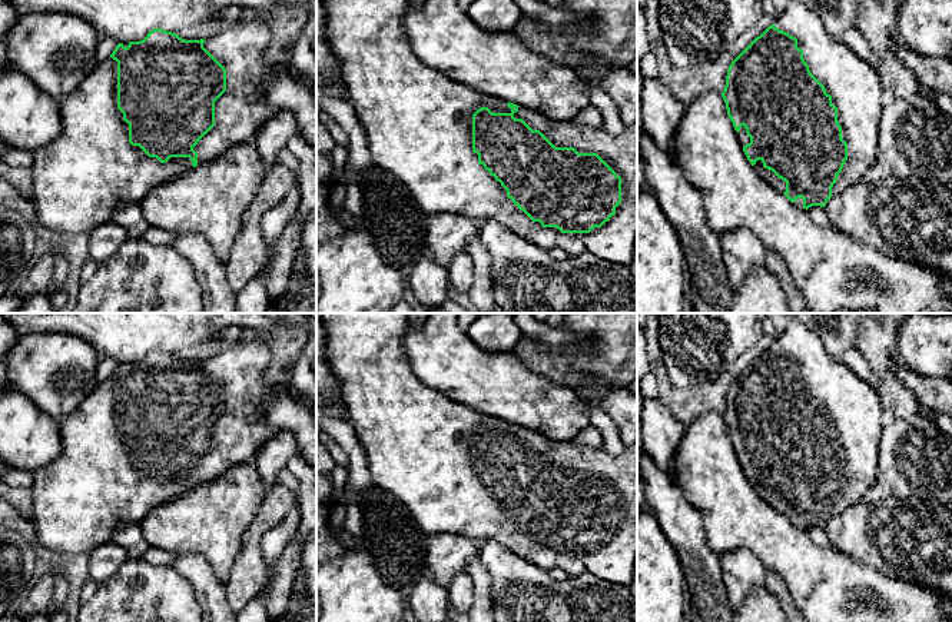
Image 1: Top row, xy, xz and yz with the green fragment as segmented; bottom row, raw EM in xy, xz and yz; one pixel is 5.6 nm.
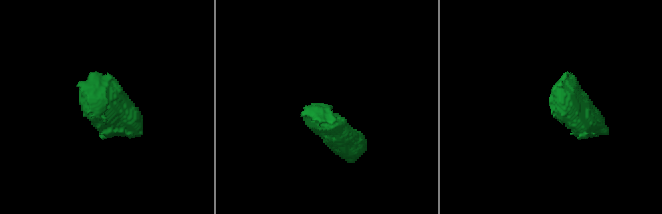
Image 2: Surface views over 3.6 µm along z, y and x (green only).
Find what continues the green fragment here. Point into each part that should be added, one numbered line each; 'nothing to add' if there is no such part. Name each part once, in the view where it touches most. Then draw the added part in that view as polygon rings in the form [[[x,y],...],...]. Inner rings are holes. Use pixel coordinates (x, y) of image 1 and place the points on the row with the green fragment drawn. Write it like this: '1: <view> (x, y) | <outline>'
1: xz (418, 122) | [[[322,0],[322,3],[326,13],[326,40],[341,64],[348,100],[365,129],[372,163],[401,180],[422,212],[428,216],[454,213],[478,223],[497,220],[547,252],[560,247],[568,256],[591,253],[607,262],[630,265],[637,242],[637,120],[626,126],[620,134],[611,136],[603,127],[583,126],[573,120],[555,122],[528,107],[518,107],[514,117],[523,119],[533,130],[540,130],[555,147],[597,153],[621,177],[621,203],[616,207],[616,214],[601,227],[594,227],[590,233],[561,233],[557,227],[543,227],[507,197],[507,190],[478,163],[478,154],[472,152],[472,114],[480,107],[488,107],[492,113],[511,113],[511,109],[505,100],[457,83],[427,67],[415,56],[402,26],[408,0]]]

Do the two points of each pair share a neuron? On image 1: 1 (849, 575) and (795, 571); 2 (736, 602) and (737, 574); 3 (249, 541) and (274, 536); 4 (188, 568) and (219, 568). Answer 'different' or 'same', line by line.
1: same
2: same
3: different
4: different

